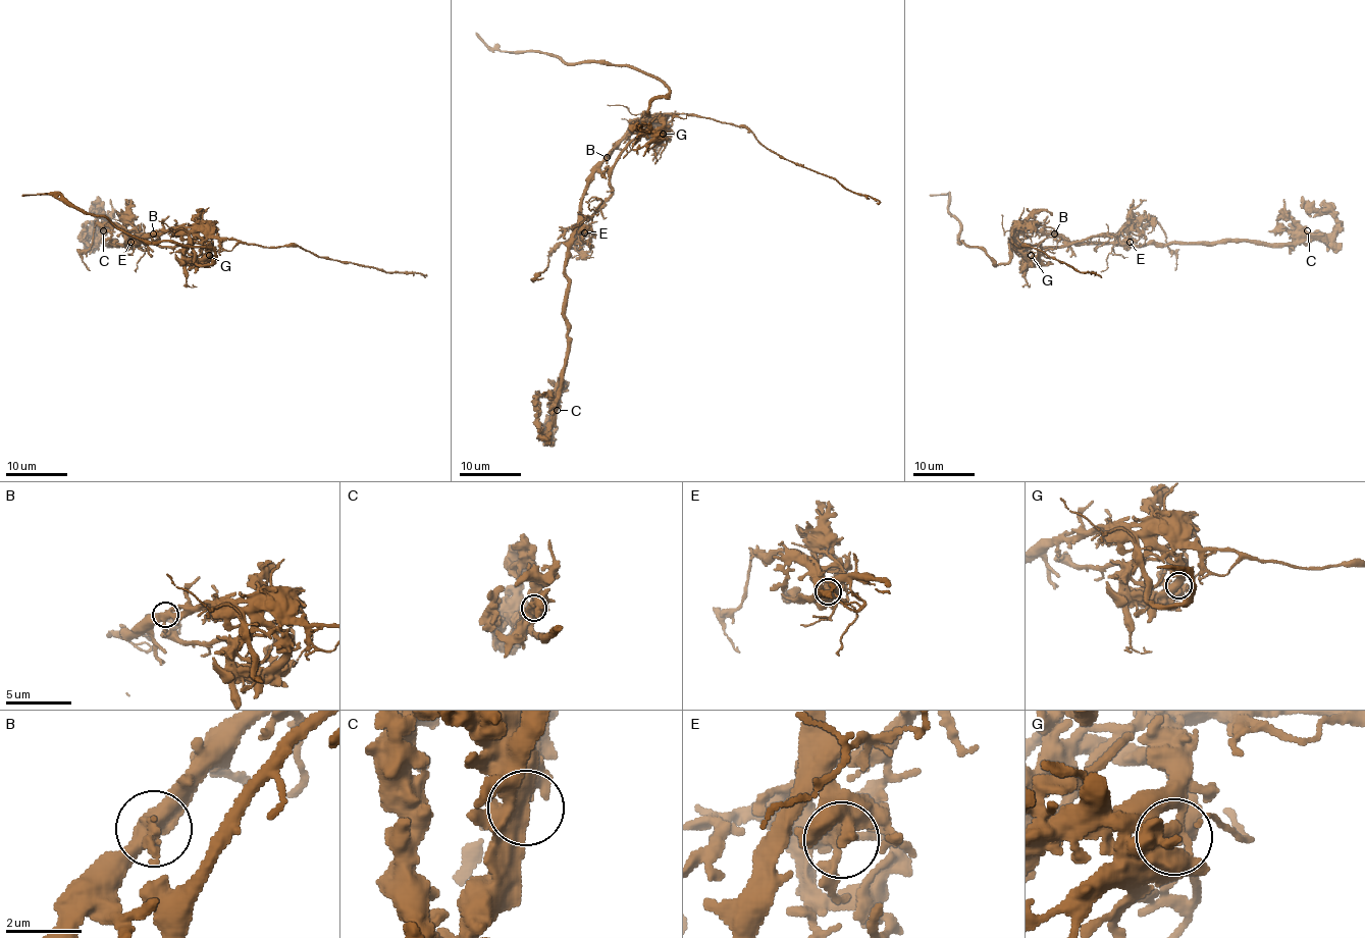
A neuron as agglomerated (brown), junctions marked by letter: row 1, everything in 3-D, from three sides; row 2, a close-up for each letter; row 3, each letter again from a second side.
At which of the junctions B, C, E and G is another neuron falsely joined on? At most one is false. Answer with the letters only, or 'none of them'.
B

